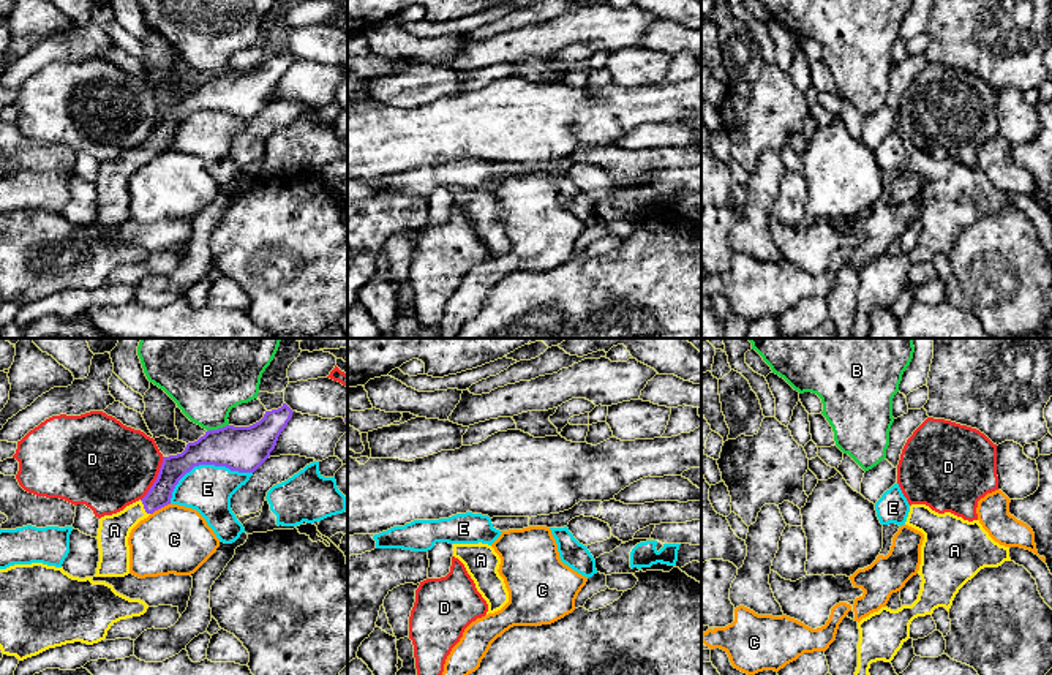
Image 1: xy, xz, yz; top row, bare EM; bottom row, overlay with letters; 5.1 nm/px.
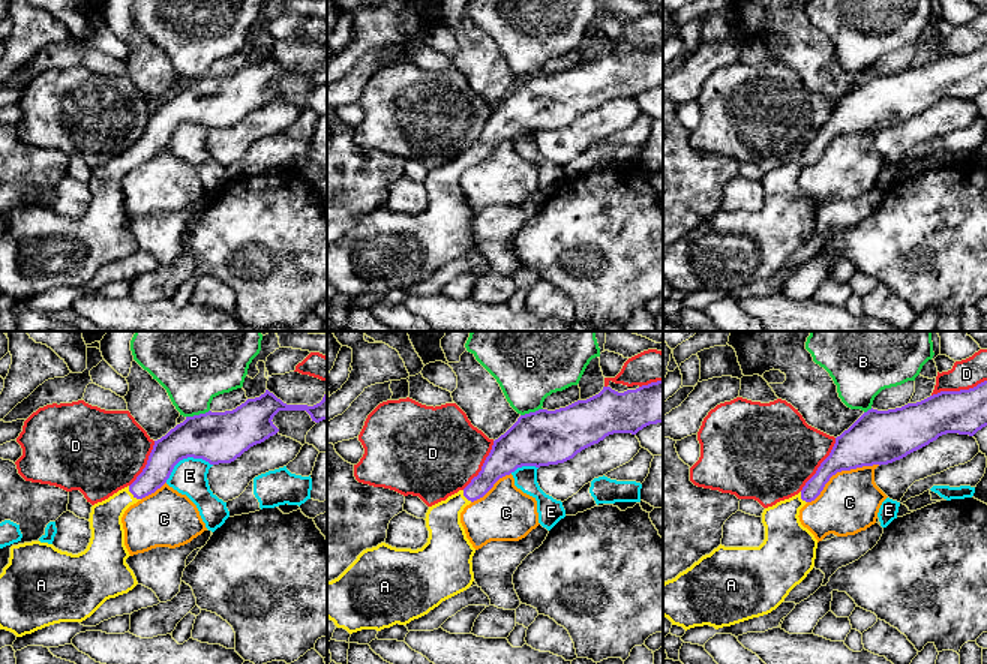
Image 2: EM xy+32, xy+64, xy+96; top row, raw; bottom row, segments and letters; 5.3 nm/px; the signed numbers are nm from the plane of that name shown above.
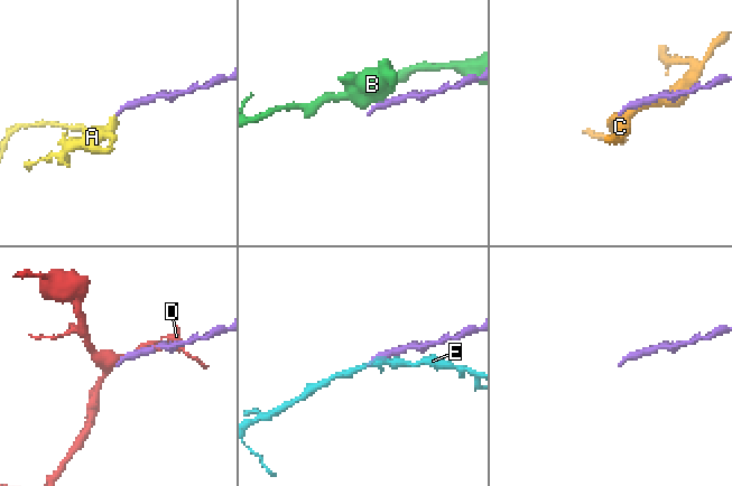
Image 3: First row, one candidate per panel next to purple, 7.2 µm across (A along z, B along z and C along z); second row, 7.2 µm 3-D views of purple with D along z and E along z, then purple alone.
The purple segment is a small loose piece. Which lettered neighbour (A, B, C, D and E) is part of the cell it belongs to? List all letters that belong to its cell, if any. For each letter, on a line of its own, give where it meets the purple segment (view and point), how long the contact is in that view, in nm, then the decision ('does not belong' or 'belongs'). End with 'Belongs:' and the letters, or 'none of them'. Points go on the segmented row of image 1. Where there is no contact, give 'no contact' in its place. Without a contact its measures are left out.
A: meets purple in xy at (144, 508); contact 90 nm long; belongs
B: meets purple in xy at (218, 429); contact 120 nm long; does not belong
C: meets purple in xy at (160, 508); contact 130 nm long; does not belong
D: meets purple in xy at (157, 479); contact 260 nm long; does not belong
E: meets purple in xy at (204, 463); contact 460 nm long; does not belong
Belongs: A

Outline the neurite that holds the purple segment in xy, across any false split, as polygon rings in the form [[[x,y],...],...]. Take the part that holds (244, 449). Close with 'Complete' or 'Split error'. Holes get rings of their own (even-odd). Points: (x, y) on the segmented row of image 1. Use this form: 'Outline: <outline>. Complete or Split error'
Outline: [[[292,409],[265,411],[264,417],[250,427],[226,425],[209,430],[185,451],[163,458],[160,473],[147,495],[123,511],[100,519],[100,561],[95,577],[125,577],[130,574],[131,530],[155,511],[171,504],[178,481],[199,465],[226,466],[231,471],[254,473],[275,449],[278,436],[292,417]]]. Split error

